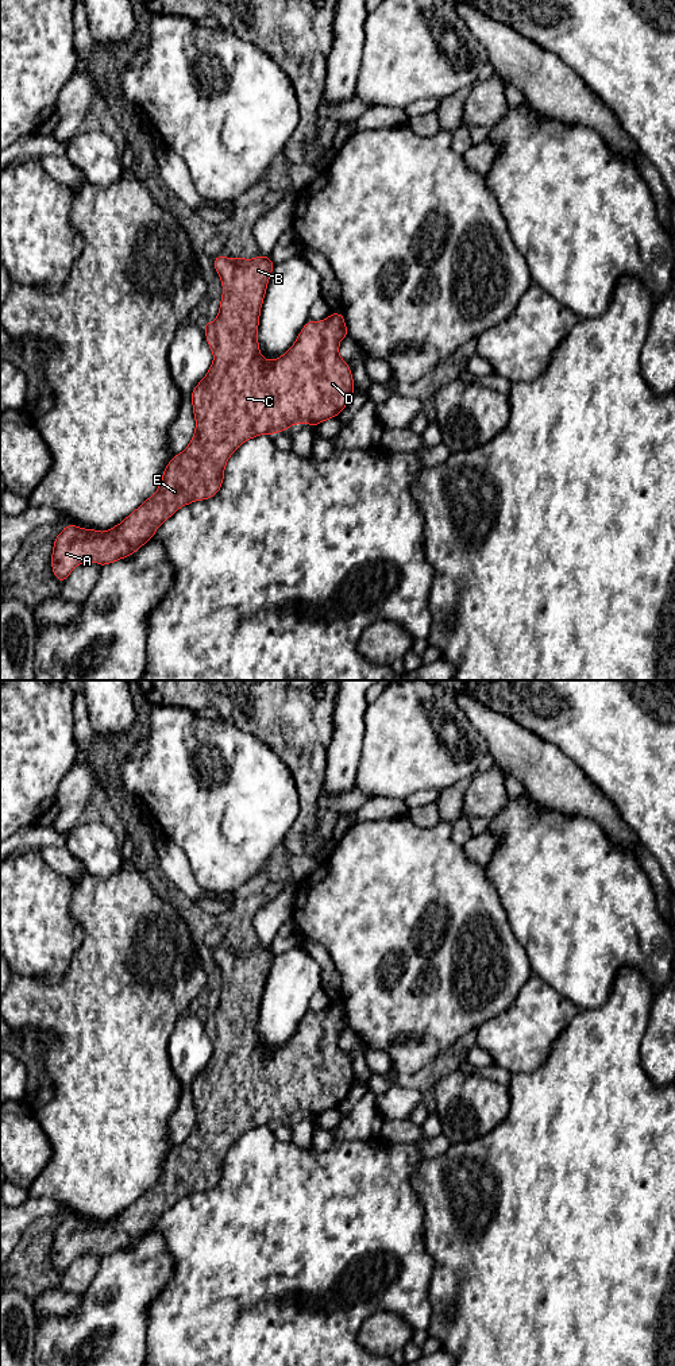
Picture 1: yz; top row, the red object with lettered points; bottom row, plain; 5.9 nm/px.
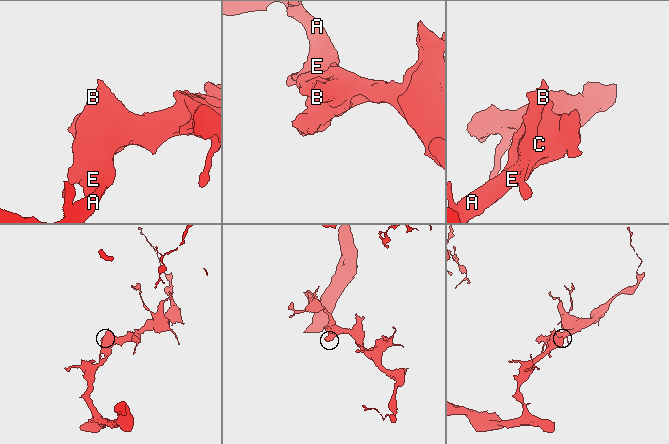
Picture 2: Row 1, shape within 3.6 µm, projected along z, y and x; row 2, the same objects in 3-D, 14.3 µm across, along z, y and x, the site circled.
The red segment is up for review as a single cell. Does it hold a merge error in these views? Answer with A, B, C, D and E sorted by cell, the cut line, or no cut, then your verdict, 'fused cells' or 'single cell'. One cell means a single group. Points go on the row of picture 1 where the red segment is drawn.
A B C D E; no cut; single cell

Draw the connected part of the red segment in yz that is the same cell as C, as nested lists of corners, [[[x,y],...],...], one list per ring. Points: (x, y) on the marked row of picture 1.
[[[217,255],[213,266],[221,279],[223,294],[217,317],[212,323],[202,323],[213,362],[190,394],[196,420],[193,437],[181,454],[171,458],[157,491],[120,524],[105,532],[65,525],[54,540],[51,553],[53,574],[62,584],[84,562],[103,567],[131,556],[178,509],[213,498],[223,485],[230,456],[244,441],[285,432],[294,424],[316,428],[338,417],[355,393],[351,368],[339,354],[340,340],[350,336],[340,312],[321,321],[309,320],[284,355],[267,360],[259,351],[258,325],[273,261],[263,255],[252,259]]]

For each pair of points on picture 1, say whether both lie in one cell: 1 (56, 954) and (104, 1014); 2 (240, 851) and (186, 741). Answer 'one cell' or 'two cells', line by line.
1: two cells
2: one cell

